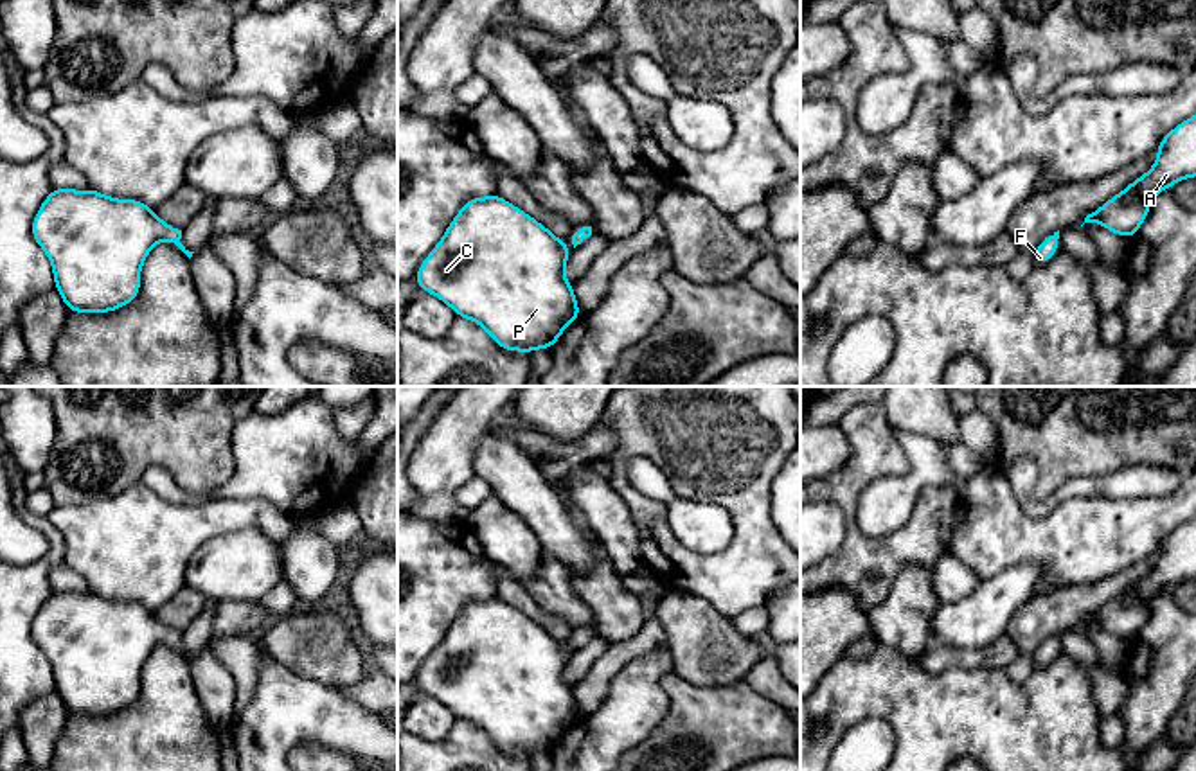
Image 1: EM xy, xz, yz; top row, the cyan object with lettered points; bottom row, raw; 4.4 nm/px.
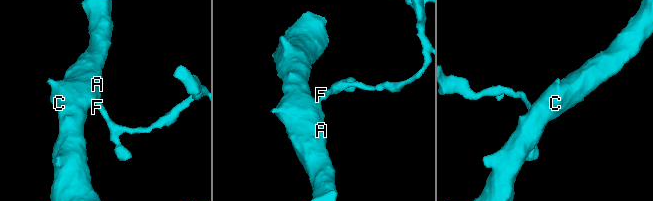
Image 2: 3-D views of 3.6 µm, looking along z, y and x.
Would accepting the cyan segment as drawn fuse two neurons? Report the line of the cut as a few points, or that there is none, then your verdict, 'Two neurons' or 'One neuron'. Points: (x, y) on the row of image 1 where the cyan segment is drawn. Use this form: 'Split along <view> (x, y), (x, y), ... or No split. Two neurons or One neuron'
No split. One neuron

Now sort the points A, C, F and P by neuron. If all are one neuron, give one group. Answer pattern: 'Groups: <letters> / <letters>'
Groups: A C F P

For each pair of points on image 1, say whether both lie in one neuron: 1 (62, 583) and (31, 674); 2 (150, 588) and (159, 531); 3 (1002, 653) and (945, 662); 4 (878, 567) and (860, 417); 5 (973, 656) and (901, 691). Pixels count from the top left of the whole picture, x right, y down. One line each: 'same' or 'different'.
1: different
2: same
3: same
4: same
5: different

